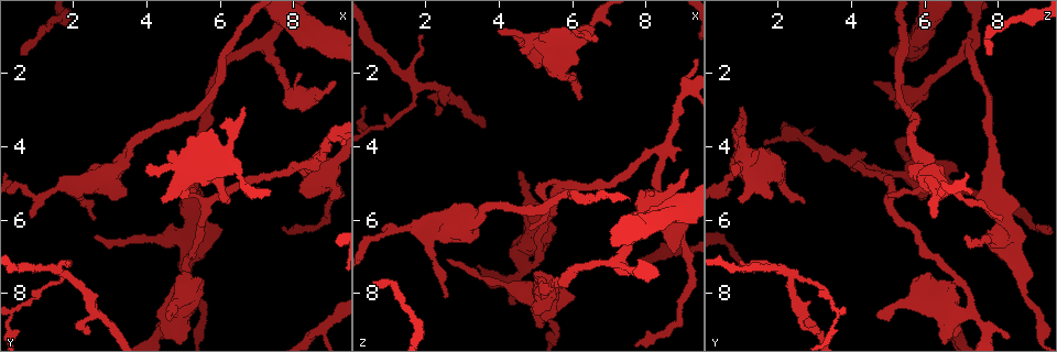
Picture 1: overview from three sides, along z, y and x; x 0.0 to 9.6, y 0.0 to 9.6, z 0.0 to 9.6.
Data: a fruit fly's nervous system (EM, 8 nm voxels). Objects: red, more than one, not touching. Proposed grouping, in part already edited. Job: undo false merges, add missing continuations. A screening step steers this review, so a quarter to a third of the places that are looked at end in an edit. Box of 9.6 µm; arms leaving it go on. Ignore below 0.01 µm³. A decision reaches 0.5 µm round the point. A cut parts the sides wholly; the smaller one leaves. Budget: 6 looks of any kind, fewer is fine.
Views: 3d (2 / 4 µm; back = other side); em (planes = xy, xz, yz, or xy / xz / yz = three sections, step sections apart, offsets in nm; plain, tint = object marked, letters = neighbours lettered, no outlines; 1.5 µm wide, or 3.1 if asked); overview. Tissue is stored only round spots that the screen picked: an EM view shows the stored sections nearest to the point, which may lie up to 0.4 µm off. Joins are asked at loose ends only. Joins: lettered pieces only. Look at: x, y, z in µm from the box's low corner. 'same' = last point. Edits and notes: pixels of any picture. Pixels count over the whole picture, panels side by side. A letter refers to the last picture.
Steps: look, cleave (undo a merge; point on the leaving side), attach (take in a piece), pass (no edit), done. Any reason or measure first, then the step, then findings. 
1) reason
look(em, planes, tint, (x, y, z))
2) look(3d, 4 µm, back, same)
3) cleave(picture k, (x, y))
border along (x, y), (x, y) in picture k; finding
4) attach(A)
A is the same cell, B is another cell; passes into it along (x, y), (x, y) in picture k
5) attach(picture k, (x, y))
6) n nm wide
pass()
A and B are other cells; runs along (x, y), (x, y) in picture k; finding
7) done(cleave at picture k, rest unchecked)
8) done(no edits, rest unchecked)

branch stops here
look(em, planes, letters, (9.00, 4.05, 4.05))

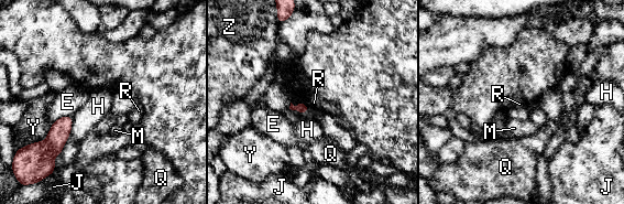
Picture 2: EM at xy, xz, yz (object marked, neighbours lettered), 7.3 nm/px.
pass()
E, H, J, M, Q, R, Y and Z are other cells; border along (306, 105), (309, 110) in picture 2; none of them fits

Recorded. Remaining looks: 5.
calibre changes
look(3d, 4 µm, (8.80, 2.55, 5.20))

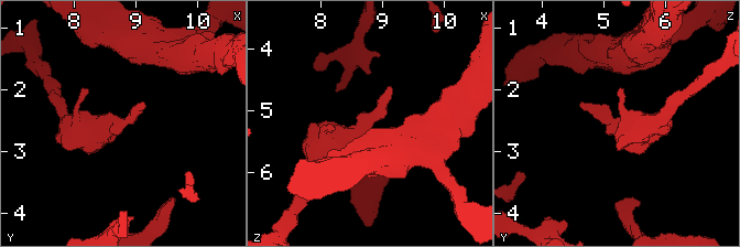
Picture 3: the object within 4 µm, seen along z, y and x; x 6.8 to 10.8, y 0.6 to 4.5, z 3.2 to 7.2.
now the EM
look(em, planes, letters, (8.75, 2.60, 5.15))

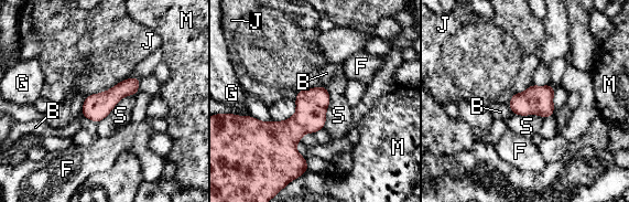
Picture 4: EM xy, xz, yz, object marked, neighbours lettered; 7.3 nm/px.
S touches over 460 nm
pass()
B, F, G, J, M and S are other cells; border along (141, 78), (138, 91), (97, 124) in picture 4; continuous, no second neuron

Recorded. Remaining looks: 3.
branch stops here
look(3d, 4 µm, (0.60, 1.50, 7.70))

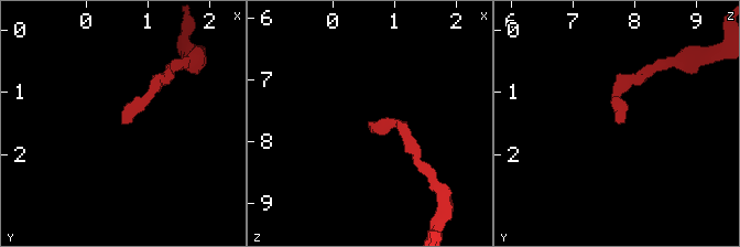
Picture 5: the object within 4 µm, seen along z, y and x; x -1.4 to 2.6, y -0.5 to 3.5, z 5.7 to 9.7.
look(em, planes, tint, (0.60, 1.55, 7.70))

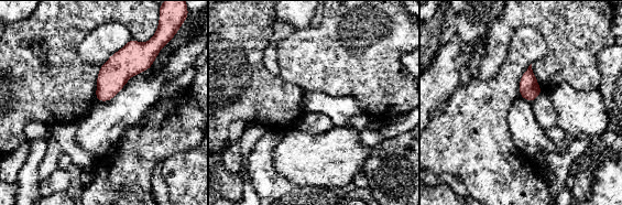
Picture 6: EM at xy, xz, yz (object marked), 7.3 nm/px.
see the neighbours
look(em, planes, letters, same)

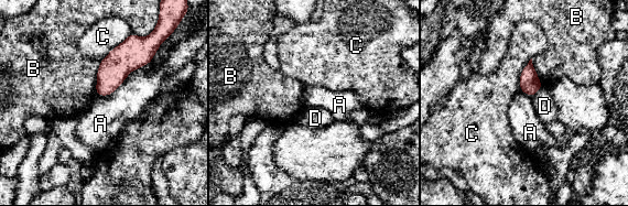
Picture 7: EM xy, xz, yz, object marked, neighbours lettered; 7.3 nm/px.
pass()
A, B, C and D are other cells; border along (151, 60), (110, 94), (97, 95) in picture 7; none of them fits

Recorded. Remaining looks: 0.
done(no edits, rest unchecked)

